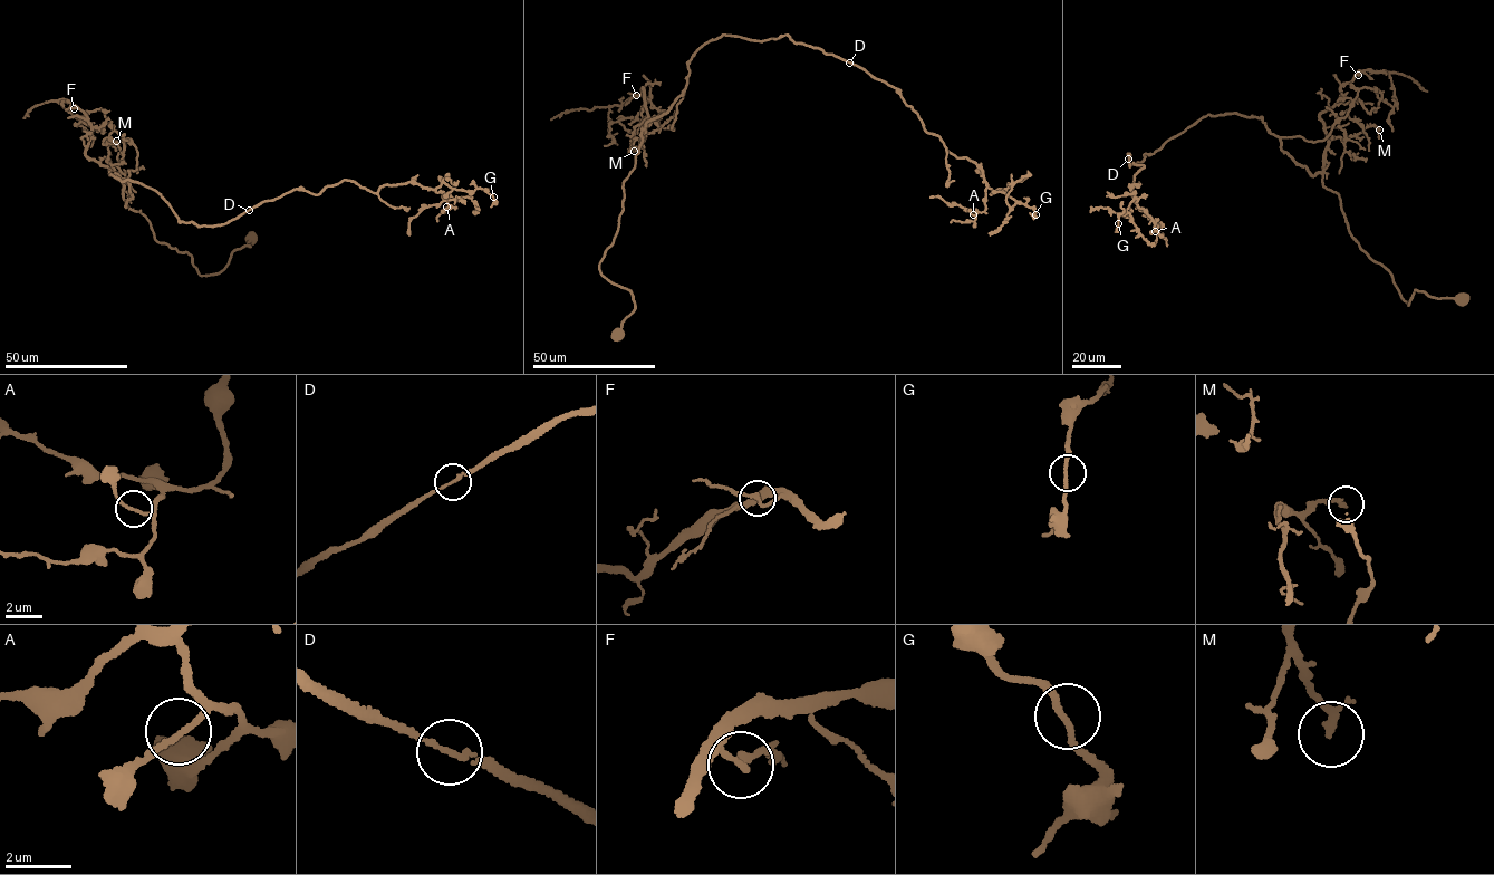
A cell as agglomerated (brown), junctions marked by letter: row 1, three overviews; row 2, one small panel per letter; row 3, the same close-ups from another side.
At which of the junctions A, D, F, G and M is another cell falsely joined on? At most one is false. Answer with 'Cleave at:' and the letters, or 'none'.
Cleave at: none

